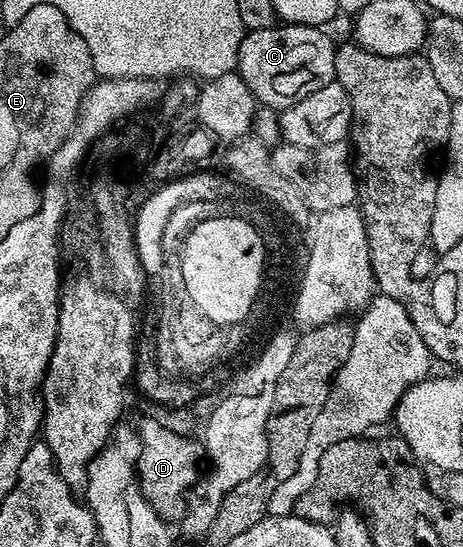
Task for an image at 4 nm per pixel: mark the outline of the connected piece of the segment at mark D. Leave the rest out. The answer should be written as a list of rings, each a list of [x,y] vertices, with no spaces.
[[[146,421],[143,425],[139,424],[137,426],[138,437],[142,441],[142,450],[140,451],[140,459],[138,460],[138,468],[136,470],[136,481],[137,484],[140,486],[140,491],[142,494],[145,495],[147,503],[154,508],[163,518],[166,520],[167,523],[178,523],[181,522],[182,516],[186,514],[186,506],[188,504],[188,494],[191,489],[194,488],[196,482],[199,480],[200,477],[200,469],[198,473],[198,453],[200,457],[200,445],[198,445],[194,441],[189,441],[186,437],[181,437],[180,434],[177,433],[174,429],[169,429],[166,425],[161,425],[158,421]]]

